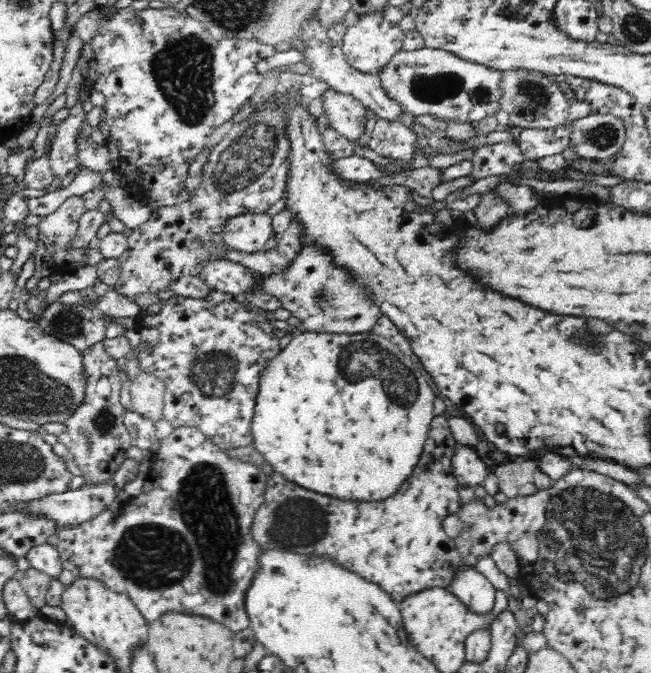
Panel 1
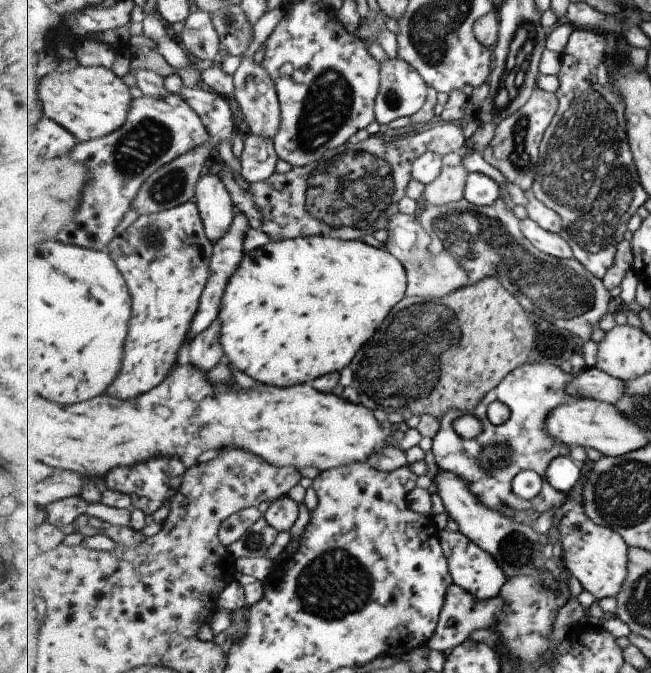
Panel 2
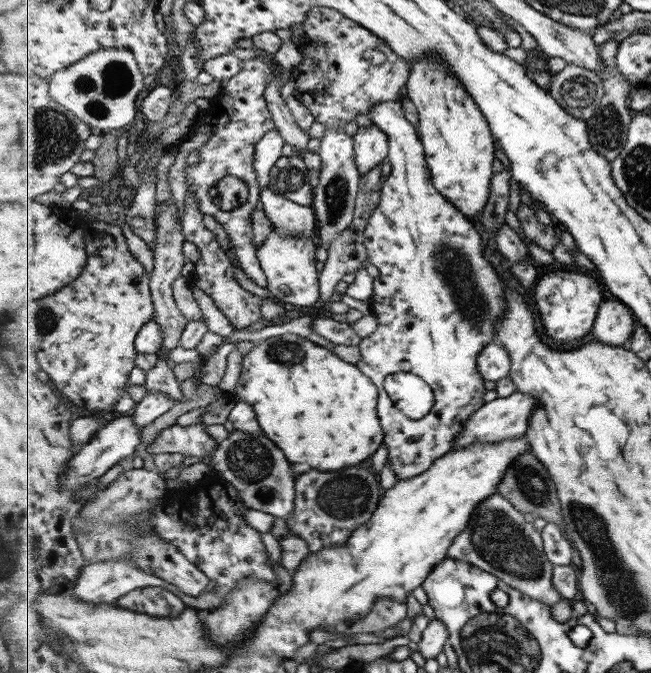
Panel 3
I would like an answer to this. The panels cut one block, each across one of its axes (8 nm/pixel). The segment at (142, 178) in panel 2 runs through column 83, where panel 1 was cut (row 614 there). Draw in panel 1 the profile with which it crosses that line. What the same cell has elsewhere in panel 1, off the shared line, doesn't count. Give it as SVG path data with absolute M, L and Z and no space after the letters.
M174 427L173 431L160 442L158 450L153 451L153 463L148 471L147 479L141 494L128 500L119 508L108 508L98 516L76 525L56 532L58 543L55 546L59 553L62 566L76 576L90 576L102 580L114 592L124 593L131 598L148 623L158 620L169 609L182 609L186 613L195 613L196 616L208 616L212 620L220 621L235 633L249 628L249 618L244 606L244 596L252 576L256 574L256 556L261 550L254 541L252 527L255 522L256 511L262 506L267 491L267 482L270 474L262 472L260 465L233 459L224 449L214 444L204 433L196 427Z

